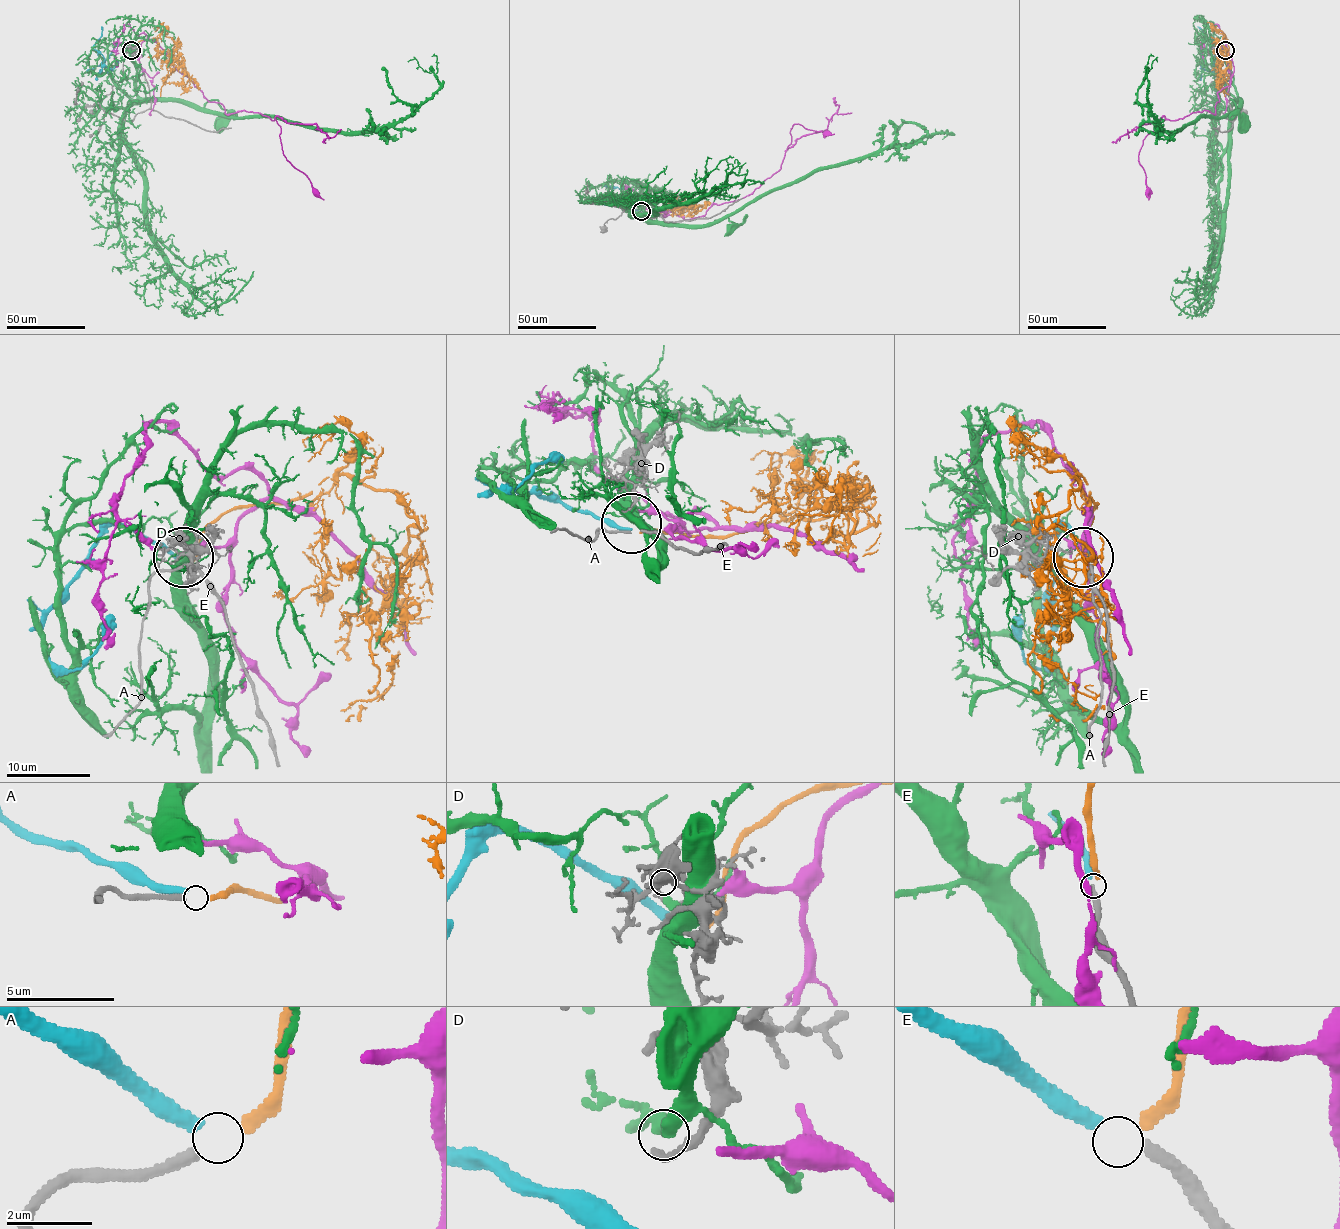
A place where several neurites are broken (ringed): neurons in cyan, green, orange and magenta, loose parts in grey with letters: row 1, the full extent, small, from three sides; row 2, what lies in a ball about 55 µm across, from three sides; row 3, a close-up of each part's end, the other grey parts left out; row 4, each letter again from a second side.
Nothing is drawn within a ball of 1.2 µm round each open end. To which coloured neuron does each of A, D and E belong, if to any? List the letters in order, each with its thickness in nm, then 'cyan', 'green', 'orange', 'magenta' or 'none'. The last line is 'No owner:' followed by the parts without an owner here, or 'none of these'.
A: 280 nm thick; orange
D: 160 nm thick; none
E: 320 nm thick; cyan
No owner: D

